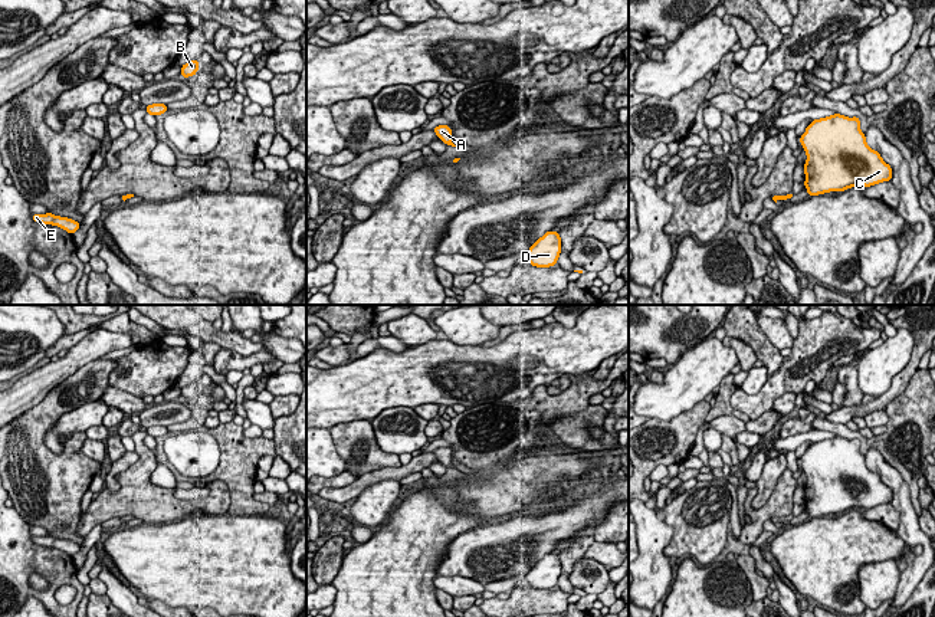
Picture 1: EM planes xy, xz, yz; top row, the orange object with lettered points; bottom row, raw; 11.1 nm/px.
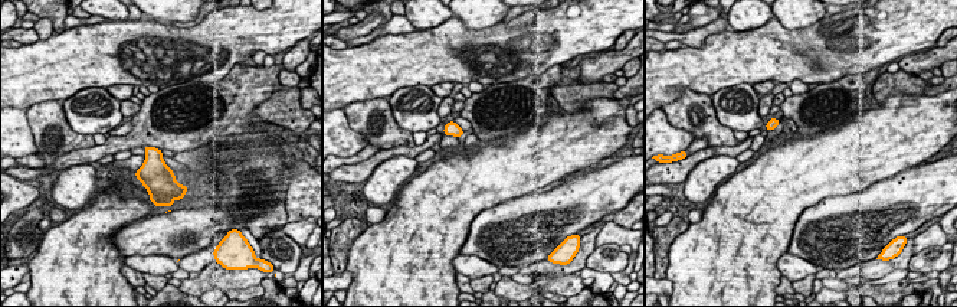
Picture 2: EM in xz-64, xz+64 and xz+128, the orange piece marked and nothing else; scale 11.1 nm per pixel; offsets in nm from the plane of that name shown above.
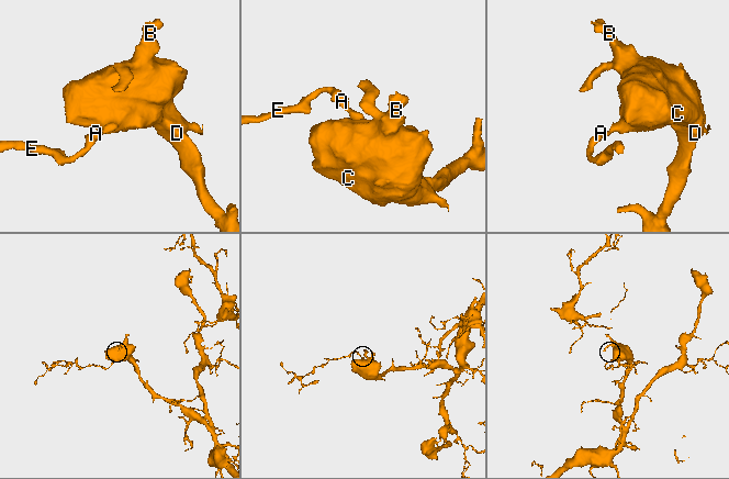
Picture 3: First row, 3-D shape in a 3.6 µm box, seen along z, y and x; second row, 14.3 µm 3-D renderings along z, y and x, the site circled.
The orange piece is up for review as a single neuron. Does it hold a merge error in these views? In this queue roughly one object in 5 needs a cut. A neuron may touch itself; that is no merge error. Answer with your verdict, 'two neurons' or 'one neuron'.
one neuron

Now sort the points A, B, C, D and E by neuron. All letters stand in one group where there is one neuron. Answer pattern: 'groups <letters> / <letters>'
groups A B C D E

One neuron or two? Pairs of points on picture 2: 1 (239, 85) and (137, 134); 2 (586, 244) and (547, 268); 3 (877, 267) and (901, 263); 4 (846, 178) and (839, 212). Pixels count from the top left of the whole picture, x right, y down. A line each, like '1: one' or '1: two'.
1: one
2: one
3: one
4: two

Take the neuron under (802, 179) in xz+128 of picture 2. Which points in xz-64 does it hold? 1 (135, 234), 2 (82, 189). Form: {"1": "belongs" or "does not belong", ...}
{"1": "does not belong", "2": "does not belong"}

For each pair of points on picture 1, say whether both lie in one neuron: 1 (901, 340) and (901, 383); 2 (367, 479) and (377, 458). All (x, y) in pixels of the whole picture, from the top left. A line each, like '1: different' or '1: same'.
1: different
2: different

